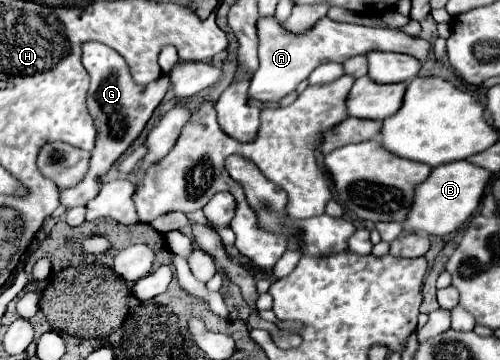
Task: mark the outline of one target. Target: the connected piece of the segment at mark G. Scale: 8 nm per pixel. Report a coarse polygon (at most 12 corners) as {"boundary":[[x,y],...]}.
{"boundary":[[86,43],[88,111],[98,135],[90,171],[60,191],[86,205],[168,91],[140,87],[122,55]]}

